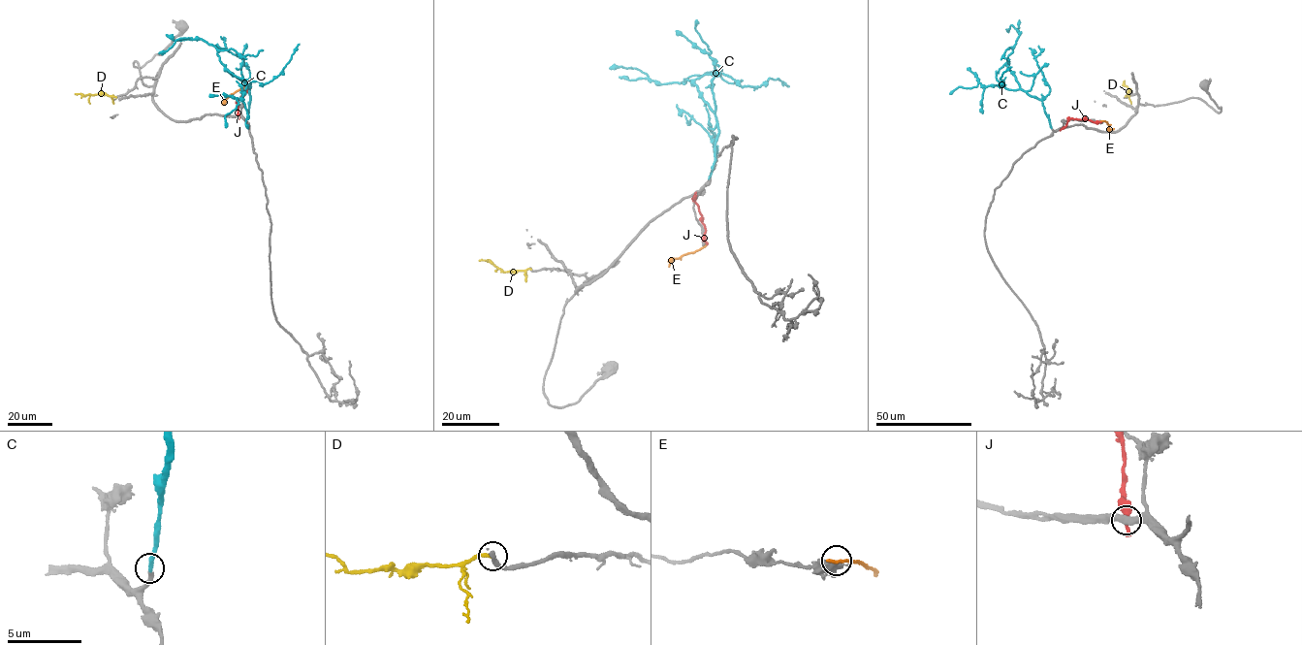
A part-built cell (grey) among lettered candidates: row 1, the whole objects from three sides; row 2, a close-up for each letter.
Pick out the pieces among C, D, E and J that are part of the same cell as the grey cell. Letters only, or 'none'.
C

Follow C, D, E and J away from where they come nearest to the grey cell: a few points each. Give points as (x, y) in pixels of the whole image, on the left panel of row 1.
C: (247, 116), (250, 87), (227, 69), (244, 80), (267, 83), (280, 74), (299, 44)
D: (115, 97), (102, 93), (75, 93)
E: (249, 86), (222, 100)
J: (238, 116), (238, 99), (250, 87)

